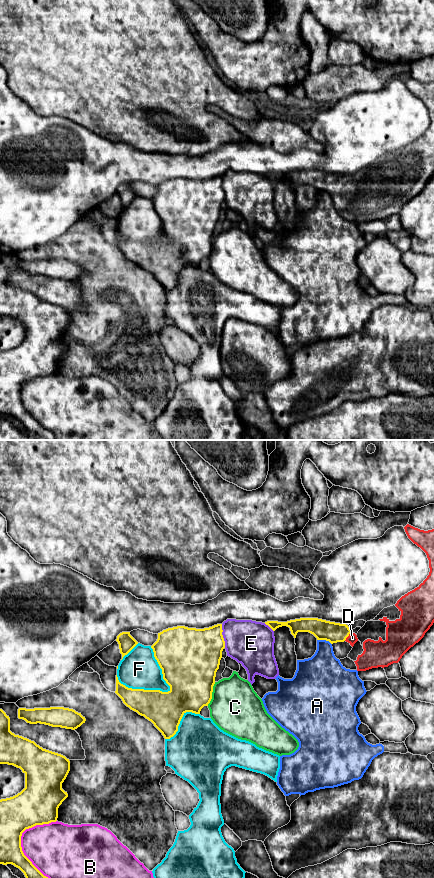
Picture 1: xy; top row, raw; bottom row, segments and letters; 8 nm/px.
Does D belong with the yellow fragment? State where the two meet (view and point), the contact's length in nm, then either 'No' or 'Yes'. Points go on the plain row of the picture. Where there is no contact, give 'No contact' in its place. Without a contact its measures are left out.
Touches yellow at xy (348, 187). Shared border 90 nm. Yes

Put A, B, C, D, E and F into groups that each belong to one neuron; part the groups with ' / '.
A / B / C / D / E / F

